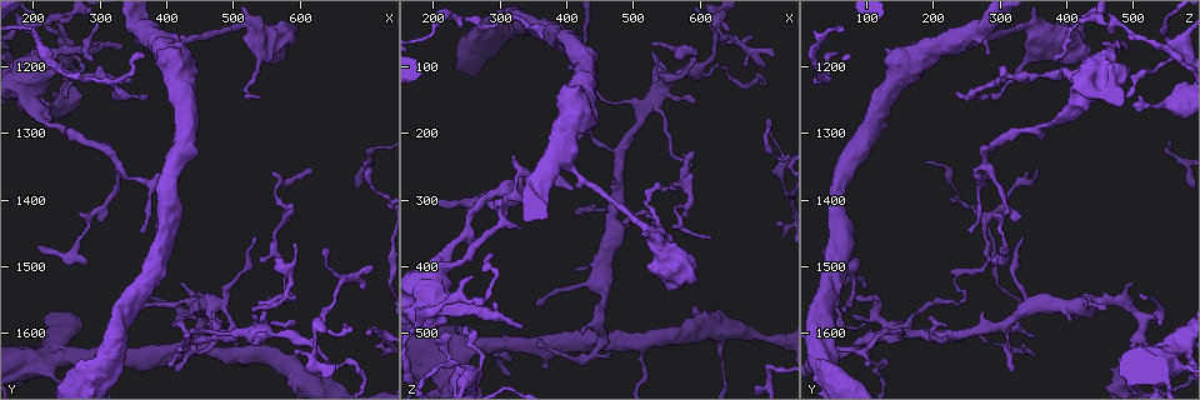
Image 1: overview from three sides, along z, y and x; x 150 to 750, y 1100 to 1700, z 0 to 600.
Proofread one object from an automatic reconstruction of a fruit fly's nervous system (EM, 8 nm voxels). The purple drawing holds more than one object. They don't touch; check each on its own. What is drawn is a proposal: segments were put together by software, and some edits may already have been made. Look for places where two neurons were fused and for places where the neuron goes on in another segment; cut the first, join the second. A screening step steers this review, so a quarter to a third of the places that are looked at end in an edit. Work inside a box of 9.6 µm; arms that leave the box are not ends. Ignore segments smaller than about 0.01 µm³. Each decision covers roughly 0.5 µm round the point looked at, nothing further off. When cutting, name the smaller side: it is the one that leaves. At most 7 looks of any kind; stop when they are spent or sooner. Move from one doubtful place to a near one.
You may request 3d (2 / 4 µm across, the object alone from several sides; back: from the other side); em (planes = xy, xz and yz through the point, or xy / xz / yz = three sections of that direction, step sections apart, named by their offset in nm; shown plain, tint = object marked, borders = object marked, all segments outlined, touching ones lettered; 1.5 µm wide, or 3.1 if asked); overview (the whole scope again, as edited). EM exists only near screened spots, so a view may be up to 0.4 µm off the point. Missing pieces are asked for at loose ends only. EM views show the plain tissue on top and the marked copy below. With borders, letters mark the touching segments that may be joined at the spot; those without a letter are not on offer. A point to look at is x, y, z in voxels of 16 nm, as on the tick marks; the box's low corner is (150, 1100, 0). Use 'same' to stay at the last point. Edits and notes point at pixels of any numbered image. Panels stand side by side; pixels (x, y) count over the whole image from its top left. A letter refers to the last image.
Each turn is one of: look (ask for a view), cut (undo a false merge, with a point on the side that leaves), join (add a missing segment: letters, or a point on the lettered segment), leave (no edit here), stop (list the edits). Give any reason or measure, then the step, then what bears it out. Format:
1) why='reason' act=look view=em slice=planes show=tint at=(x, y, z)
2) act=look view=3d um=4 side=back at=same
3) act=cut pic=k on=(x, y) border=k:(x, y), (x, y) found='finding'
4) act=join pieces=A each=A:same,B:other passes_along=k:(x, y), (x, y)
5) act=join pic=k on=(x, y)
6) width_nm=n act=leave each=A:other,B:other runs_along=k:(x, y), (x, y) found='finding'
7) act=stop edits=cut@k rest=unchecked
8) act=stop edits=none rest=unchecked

why='sudden change in width' act=look view=em slice=planes show=borders at=(535, 1195, 335)

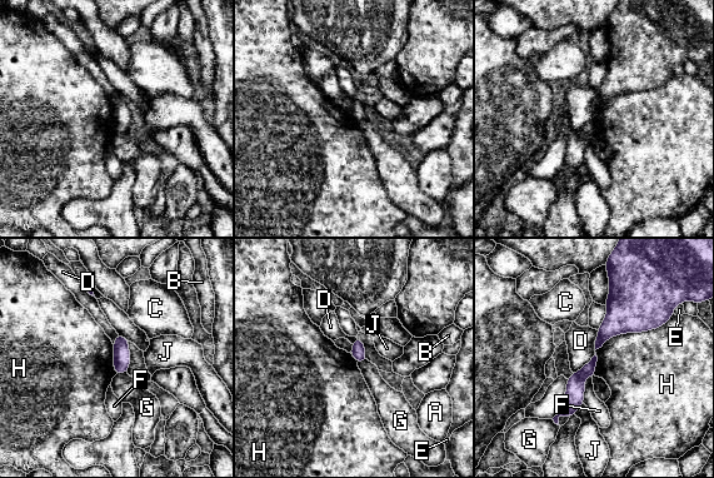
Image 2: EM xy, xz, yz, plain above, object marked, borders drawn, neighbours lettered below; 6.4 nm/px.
longest_contact=H:600nm act=leave each=A:other,B:other,C:other,D:other,E:other,F:other,G:other,H:other,J:other border=2:(595, 353), (573, 373) found='one neuron here'

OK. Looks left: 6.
why='thin end' act=look view=em slice=yz step=8 show=borders at=(410, 1370, 285)

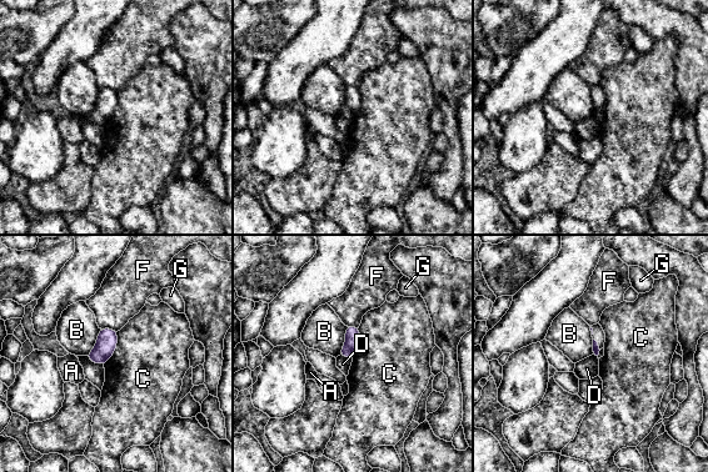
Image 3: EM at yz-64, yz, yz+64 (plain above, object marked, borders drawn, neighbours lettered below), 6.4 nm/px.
act=leave each=A:other,B:other,C:other,D:other,F:other,G:other border=3:(118, 331), (116, 349), (103, 365) found='none of them fits'

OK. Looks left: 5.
why='side arm on a straight run' act=look view=em slice=planes show=borders at=(450, 1560, 425)

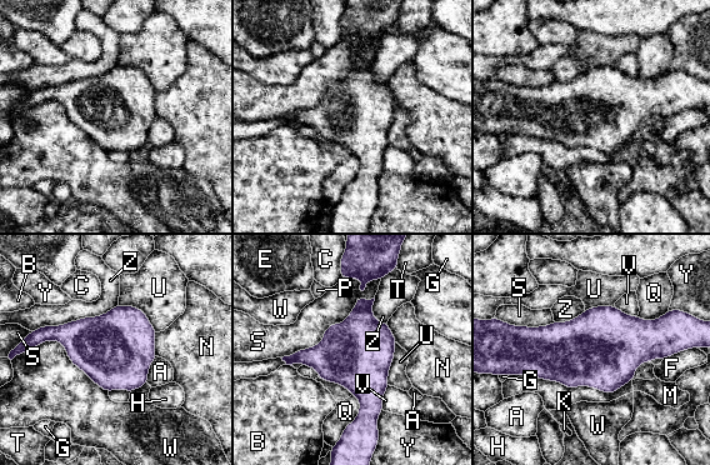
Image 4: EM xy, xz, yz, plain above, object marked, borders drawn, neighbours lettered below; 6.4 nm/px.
longest_contact=S:700nm act=leave each=A:other,B:other,C:other,E:other,F:other,G:other,H:other,K:other,M:other,N:other,P:other,Q:other,S:other,T:other,U:other,V:other,W:other,Y:other,Z:other found='all the same neuron'

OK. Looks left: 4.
act=stop edits=none rest=unchecked

